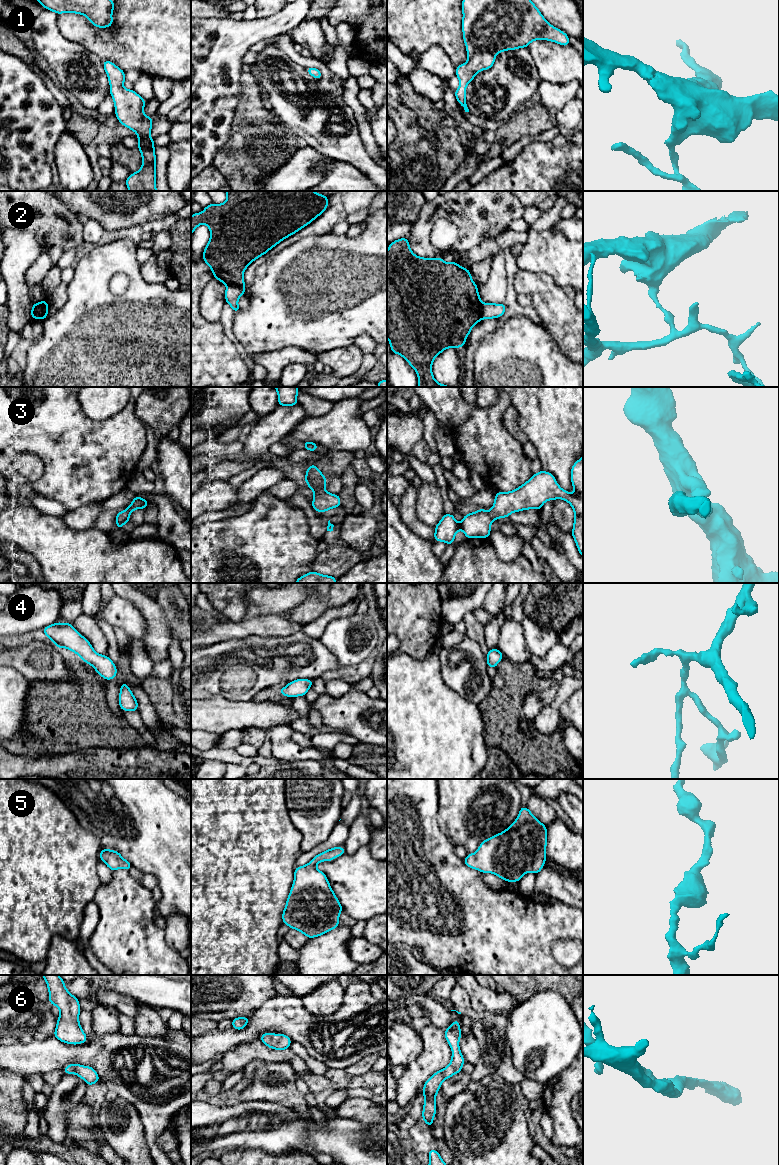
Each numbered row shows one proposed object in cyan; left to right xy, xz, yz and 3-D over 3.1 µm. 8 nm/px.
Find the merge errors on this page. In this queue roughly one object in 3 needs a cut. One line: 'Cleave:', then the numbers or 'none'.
Cleave: 2

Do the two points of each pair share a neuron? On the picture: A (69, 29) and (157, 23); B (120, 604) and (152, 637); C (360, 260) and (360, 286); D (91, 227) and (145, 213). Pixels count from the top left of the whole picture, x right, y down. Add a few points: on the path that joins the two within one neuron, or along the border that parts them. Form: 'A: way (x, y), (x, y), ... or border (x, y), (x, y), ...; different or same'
A: way (91, 37), (95, 40), (135, 40); same
B: border (137, 608), (146, 624), (146, 632), (139, 639); different
C: way (360, 266), (360, 280); same
D: border (89, 218), (95, 219), (105, 230); different

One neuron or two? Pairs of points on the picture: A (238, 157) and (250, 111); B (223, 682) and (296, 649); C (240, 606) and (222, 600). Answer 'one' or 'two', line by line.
A: one
B: one
C: one

